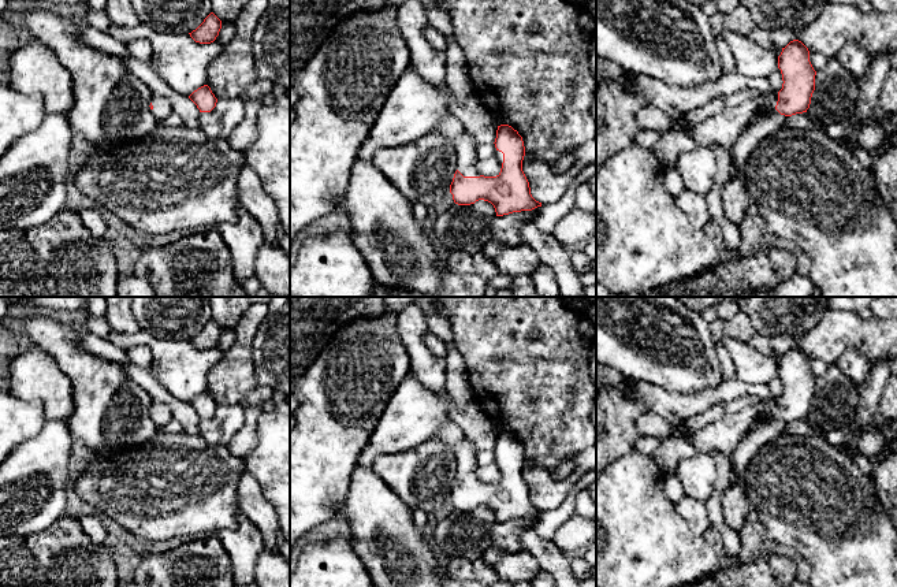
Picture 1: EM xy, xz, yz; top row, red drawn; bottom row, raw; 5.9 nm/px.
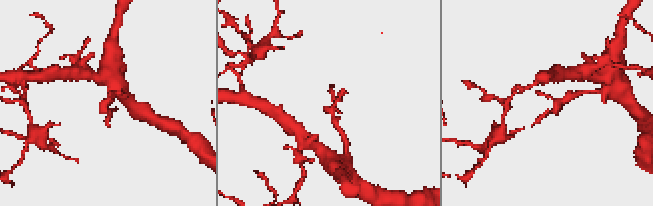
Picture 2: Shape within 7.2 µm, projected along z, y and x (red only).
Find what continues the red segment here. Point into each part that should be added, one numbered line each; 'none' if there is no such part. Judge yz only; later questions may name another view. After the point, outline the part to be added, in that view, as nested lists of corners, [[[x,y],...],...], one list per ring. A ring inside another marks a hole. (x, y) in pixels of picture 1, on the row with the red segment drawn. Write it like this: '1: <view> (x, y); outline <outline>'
1: yz (724, 129); outline [[[778,93],[756,96],[741,105],[726,107],[722,112],[699,123],[692,134],[696,146],[733,145],[759,112],[775,109]]]

